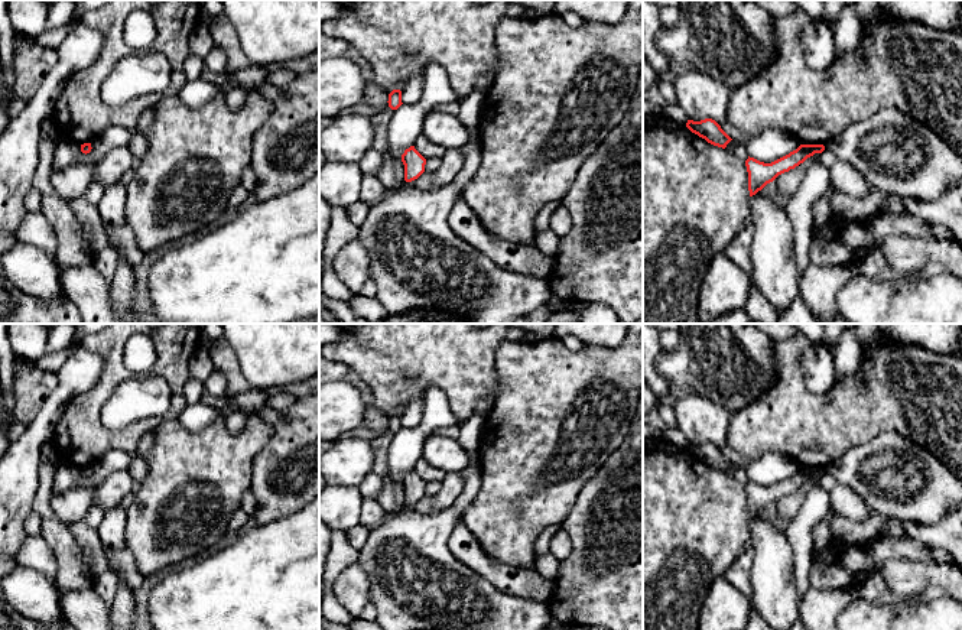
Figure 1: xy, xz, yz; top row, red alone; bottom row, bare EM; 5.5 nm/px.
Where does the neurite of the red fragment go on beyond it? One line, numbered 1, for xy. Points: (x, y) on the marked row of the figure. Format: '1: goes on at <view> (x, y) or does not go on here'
1: does not go on here

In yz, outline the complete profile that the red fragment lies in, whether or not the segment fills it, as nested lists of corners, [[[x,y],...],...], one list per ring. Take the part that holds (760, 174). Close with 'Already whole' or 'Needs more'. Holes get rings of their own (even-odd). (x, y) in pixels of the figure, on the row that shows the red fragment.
[[[800,144],[796,150],[771,163],[764,163],[748,156],[745,166],[748,172],[750,197],[755,195],[767,184],[773,182],[779,175],[794,169],[807,158],[813,156],[815,153],[822,153],[823,150],[823,144]]]. Already whole

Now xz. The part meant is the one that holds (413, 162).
[[[415,146],[404,150],[402,162],[404,165],[406,182],[417,179],[425,172],[426,159],[415,149]]]. Already whole

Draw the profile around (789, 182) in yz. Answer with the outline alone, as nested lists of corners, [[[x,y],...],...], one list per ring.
[[[815,153],[794,169],[779,175],[773,184],[779,188],[780,194],[790,199],[799,191],[807,169],[818,162],[820,162],[820,153]]]

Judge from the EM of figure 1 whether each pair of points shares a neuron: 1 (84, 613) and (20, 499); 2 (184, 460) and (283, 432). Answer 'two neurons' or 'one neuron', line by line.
1: two neurons
2: two neurons

